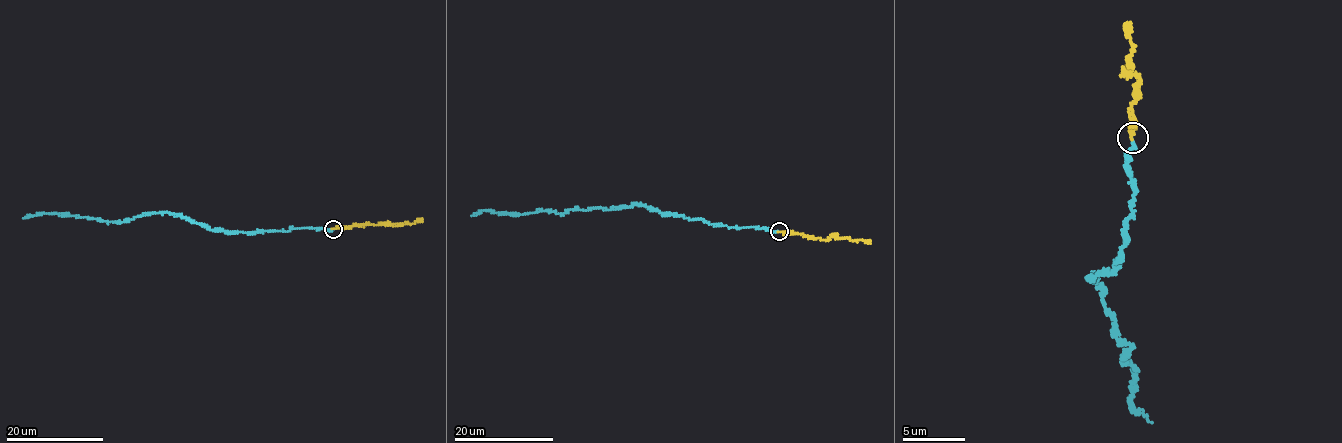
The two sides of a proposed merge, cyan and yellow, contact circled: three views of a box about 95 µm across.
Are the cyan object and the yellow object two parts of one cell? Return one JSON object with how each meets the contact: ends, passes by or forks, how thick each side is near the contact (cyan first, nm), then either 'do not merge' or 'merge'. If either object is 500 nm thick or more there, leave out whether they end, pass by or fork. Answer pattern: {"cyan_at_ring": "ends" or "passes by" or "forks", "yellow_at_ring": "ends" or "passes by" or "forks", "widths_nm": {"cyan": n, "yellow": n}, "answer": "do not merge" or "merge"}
{"cyan_at_ring": "ends", "yellow_at_ring": "ends", "widths_nm": {"cyan": 200, "yellow": 280}, "answer": "merge"}

